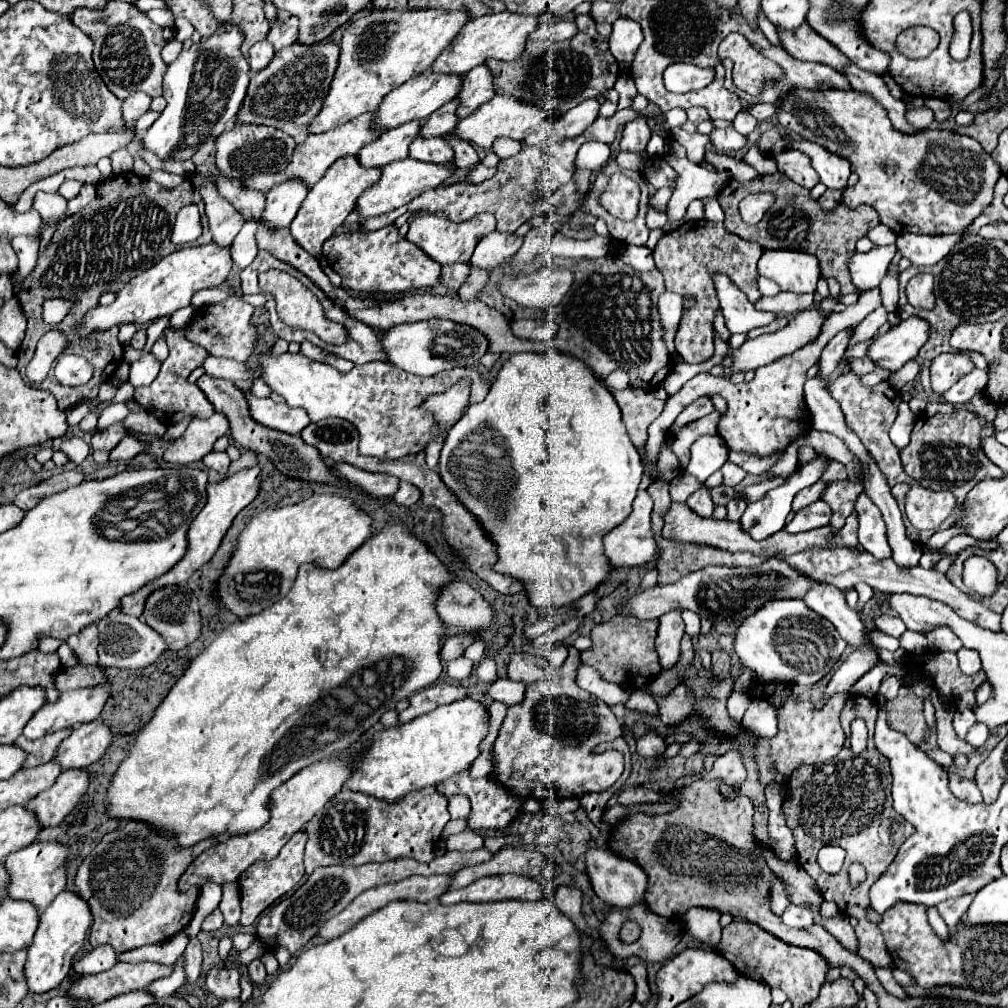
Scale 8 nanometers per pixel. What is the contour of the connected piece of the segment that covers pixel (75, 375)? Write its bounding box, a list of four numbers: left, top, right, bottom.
[54,354,94,386]

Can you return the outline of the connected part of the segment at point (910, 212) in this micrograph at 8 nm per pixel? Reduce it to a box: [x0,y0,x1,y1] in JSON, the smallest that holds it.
[778,90,1002,234]

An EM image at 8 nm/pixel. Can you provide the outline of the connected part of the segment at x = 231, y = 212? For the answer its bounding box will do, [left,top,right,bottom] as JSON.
[202,182,246,246]

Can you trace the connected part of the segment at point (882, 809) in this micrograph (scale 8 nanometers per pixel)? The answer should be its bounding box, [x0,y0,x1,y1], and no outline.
[784,694,914,968]

